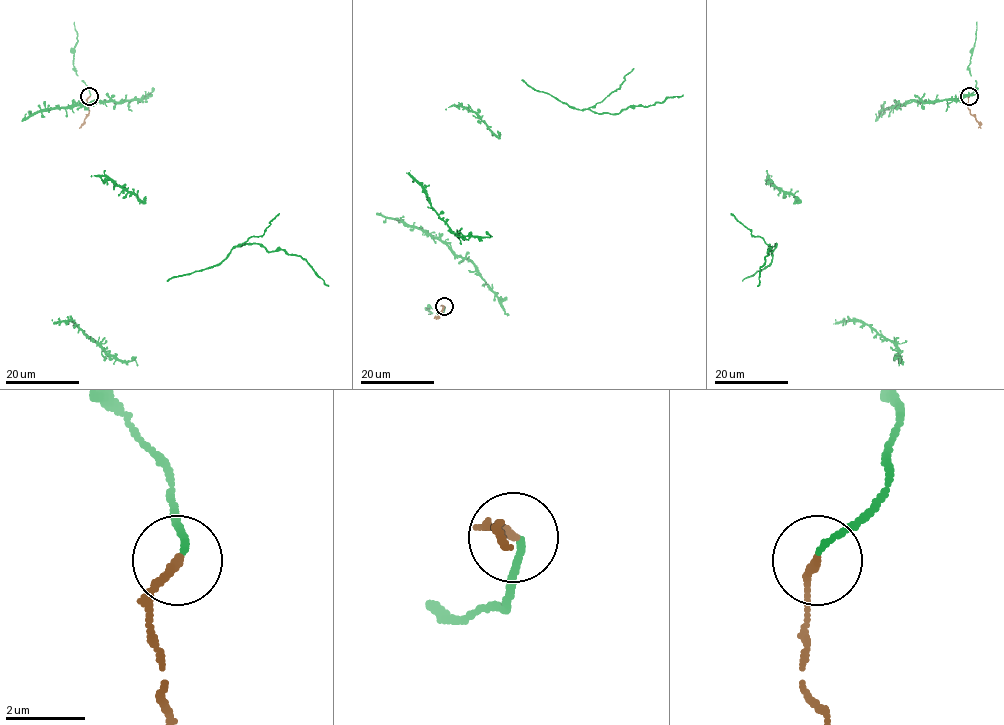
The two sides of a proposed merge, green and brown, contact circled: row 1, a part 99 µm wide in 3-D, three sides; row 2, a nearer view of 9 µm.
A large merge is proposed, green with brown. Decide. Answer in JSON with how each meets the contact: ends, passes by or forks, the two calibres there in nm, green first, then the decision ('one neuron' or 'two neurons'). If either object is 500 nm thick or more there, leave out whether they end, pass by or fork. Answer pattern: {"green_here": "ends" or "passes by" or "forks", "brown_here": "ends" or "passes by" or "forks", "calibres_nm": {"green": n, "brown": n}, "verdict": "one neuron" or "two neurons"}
{"green_here": "ends", "brown_here": "ends", "calibres_nm": {"green": 140, "brown": 200}, "verdict": "one neuron"}

